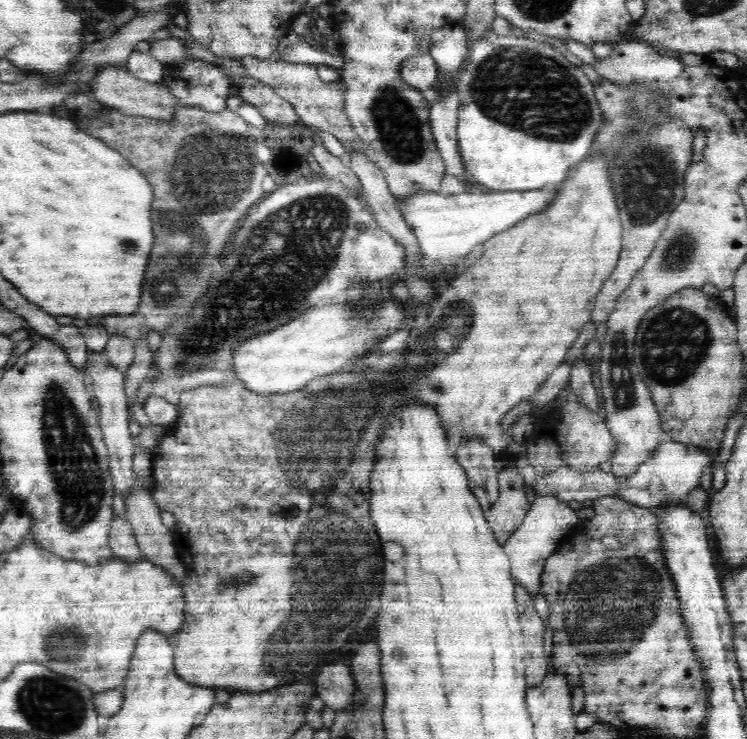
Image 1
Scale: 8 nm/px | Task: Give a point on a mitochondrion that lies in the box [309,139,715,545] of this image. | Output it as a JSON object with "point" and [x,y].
{"point":[648,180]}

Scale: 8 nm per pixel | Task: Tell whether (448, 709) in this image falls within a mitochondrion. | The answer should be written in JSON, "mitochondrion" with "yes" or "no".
{"mitochondrion":"no"}

